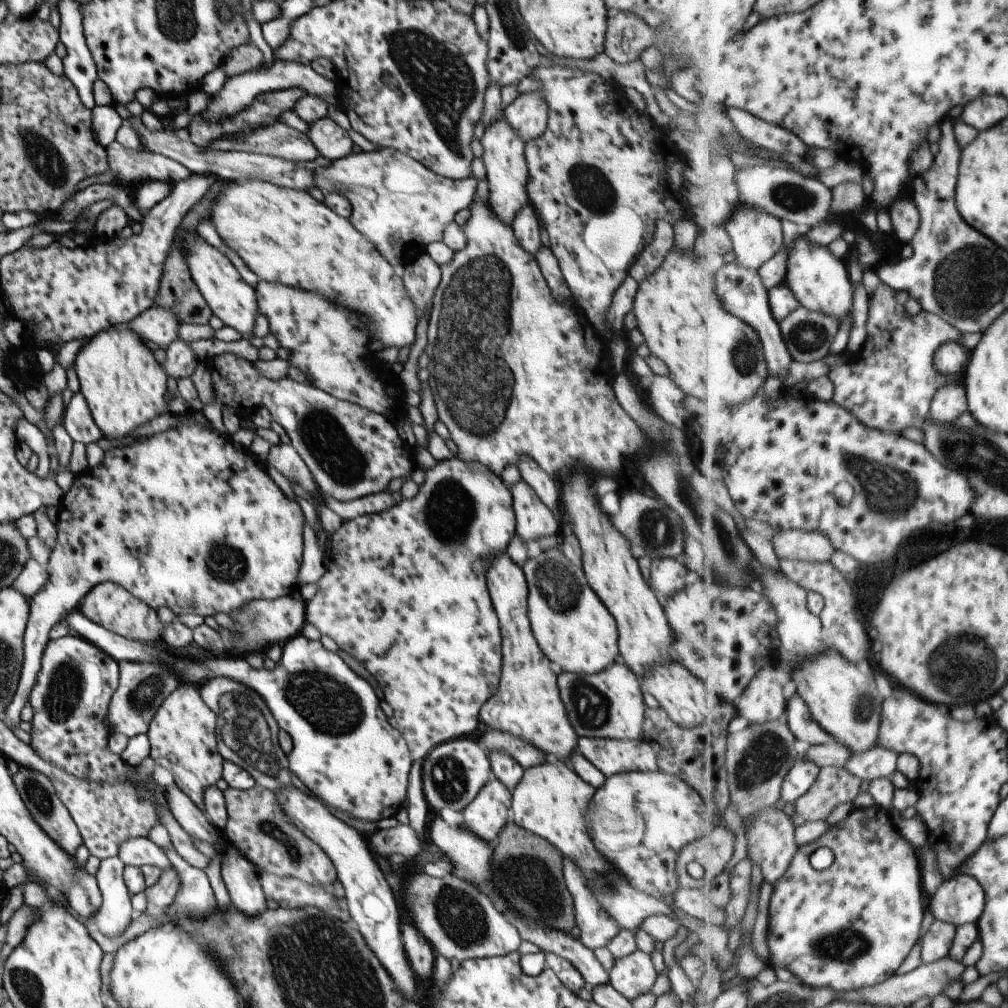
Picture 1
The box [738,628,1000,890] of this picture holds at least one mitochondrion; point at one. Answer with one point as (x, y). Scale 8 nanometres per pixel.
(940, 664)

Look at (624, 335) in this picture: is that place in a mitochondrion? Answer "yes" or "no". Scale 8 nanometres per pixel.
no

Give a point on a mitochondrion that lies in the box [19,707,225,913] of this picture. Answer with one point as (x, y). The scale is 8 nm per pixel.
(42, 801)

